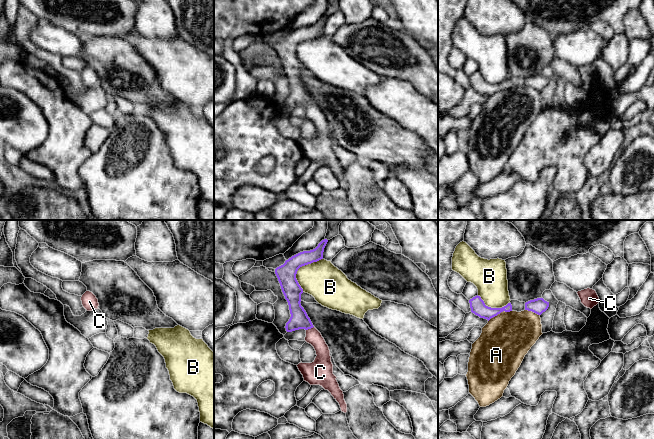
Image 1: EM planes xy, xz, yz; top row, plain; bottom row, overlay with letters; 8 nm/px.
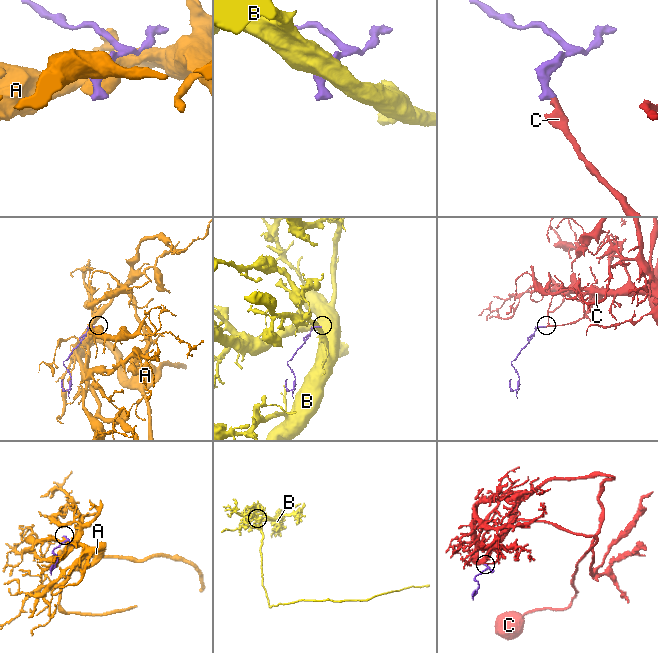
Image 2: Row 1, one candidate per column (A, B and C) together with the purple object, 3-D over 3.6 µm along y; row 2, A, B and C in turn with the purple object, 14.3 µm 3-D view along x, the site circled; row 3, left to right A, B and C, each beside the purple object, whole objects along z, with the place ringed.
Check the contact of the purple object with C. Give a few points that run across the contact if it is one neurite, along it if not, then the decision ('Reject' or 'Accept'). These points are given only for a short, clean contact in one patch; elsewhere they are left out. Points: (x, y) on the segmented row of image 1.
Line: xz (299, 319), (309, 328), (313, 336). Accept

